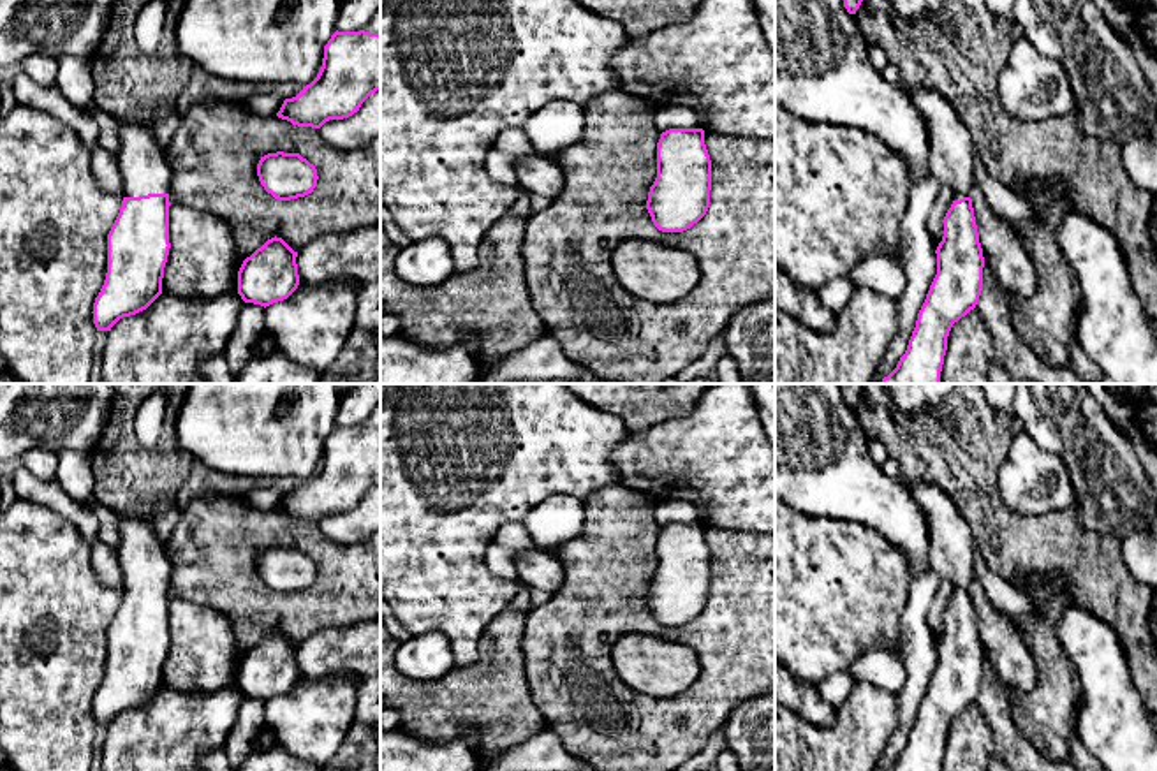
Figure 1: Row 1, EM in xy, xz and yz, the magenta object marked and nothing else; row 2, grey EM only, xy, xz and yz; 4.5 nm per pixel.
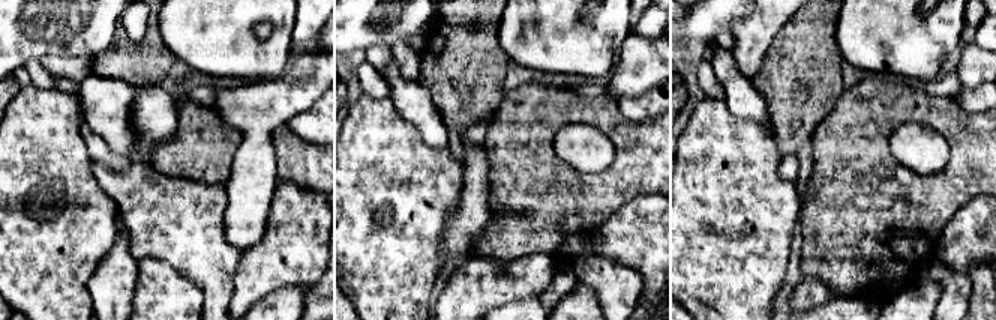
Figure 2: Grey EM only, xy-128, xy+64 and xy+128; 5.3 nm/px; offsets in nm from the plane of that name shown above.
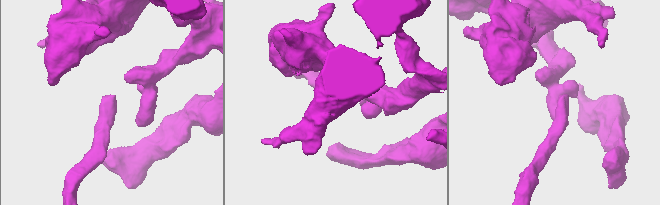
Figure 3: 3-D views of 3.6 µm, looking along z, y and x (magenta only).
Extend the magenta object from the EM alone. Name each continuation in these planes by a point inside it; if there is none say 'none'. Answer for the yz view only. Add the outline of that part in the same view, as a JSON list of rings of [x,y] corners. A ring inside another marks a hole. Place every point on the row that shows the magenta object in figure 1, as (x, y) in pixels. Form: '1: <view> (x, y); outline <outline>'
1: yz (951, 152); outline [[[932,88],[905,92],[928,128],[932,176],[953,190],[954,201],[970,197],[976,185],[974,144],[951,102]]]

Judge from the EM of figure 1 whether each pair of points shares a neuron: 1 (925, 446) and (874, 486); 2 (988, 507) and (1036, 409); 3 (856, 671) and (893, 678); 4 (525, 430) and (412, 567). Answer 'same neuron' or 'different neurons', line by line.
1: different neurons
2: different neurons
3: same neuron
4: same neuron

